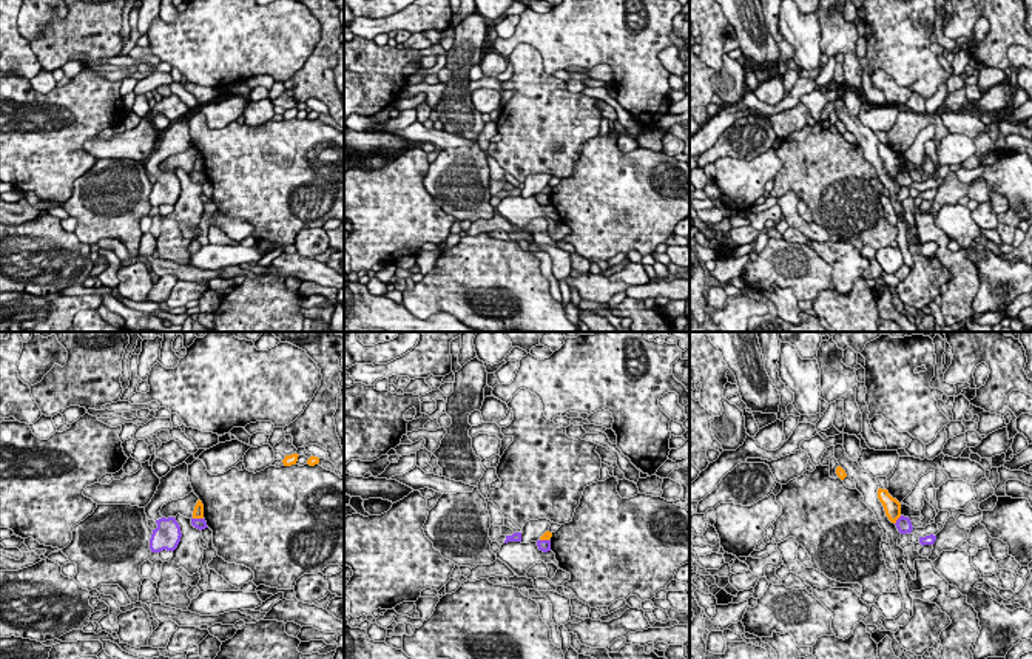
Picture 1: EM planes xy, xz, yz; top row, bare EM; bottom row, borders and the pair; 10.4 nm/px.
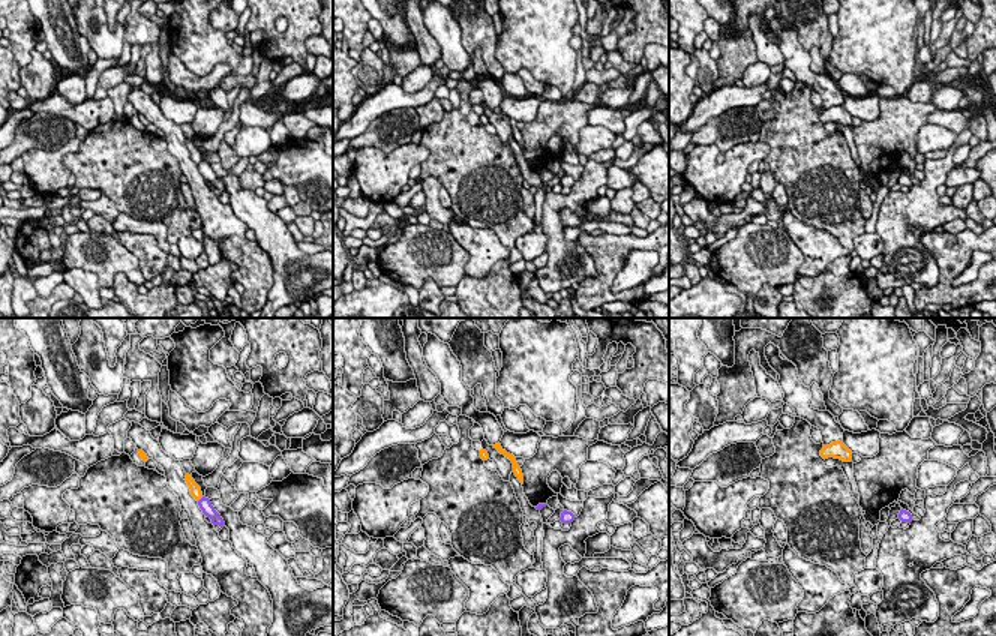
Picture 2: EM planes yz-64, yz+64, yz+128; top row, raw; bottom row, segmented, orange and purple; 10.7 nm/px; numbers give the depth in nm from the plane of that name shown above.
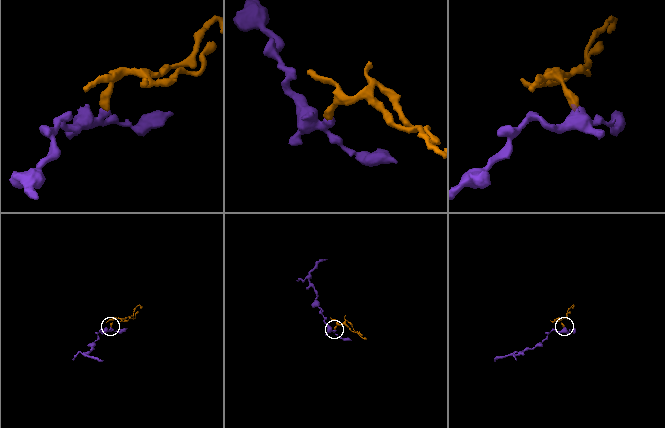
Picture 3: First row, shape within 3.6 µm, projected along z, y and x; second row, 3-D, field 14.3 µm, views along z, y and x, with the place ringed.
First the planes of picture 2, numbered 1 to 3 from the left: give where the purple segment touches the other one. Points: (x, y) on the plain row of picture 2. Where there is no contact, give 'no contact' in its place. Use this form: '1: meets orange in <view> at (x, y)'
1: meets orange in yz-64 at (200, 162)
2: no contact
3: no contact

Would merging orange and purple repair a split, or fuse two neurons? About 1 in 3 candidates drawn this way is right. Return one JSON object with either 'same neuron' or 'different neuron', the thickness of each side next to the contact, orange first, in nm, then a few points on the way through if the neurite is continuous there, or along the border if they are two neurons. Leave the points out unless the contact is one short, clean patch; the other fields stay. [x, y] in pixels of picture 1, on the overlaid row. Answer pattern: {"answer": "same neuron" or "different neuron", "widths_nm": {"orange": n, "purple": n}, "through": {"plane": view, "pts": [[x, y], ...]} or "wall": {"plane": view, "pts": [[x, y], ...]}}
{"answer": "different neuron", "widths_nm": {"orange": 120, "purple": 120}, "wall": {"plane": "xy", "pts": [[193, 517], [202, 519]]}}

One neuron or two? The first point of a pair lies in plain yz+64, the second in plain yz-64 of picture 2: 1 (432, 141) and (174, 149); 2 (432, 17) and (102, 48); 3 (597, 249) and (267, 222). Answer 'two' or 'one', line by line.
1: two
2: one
3: two

